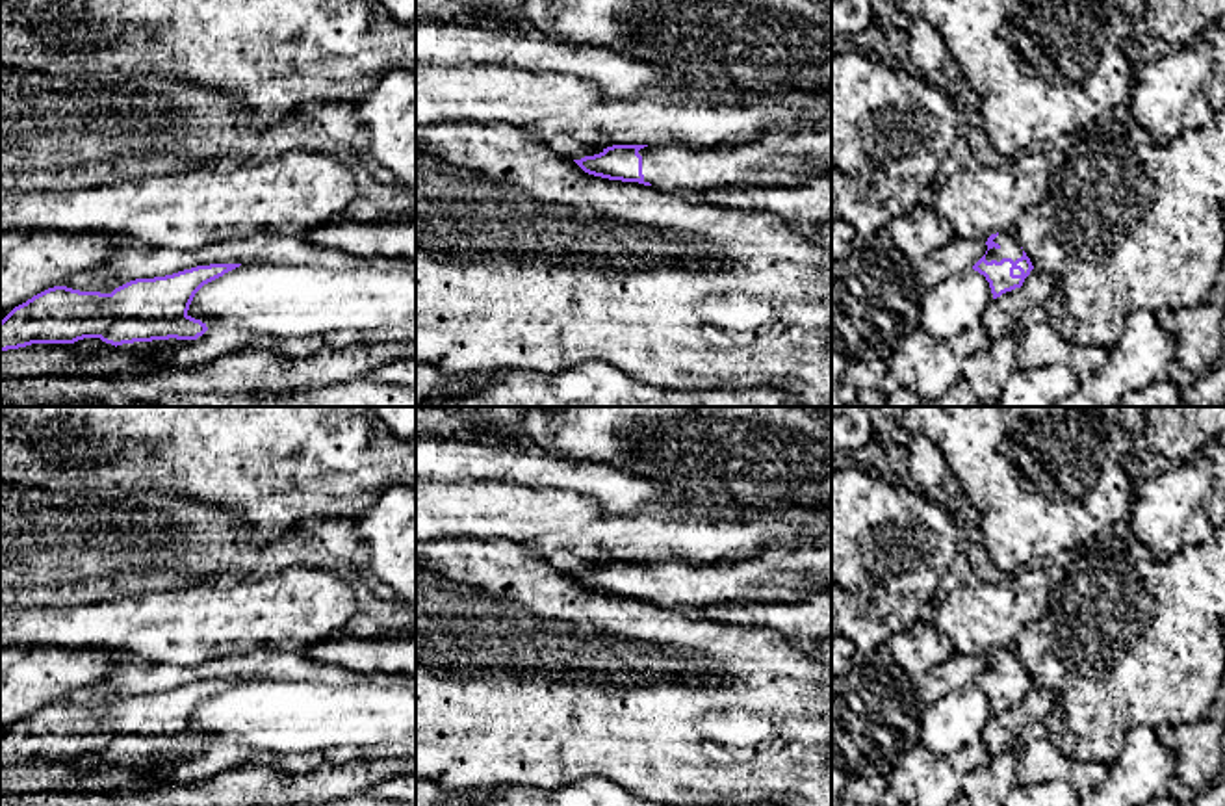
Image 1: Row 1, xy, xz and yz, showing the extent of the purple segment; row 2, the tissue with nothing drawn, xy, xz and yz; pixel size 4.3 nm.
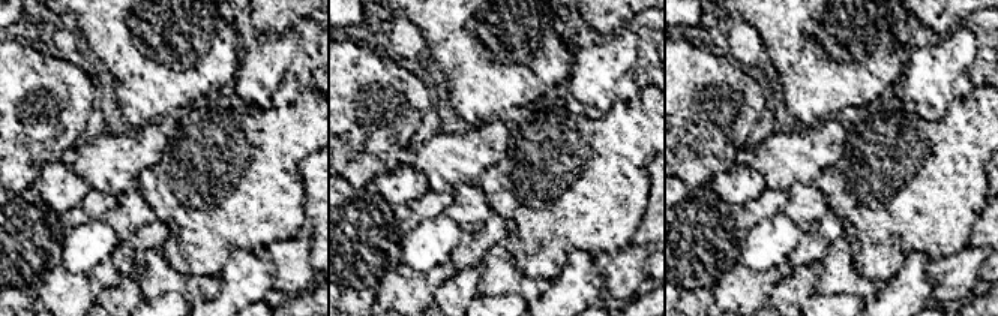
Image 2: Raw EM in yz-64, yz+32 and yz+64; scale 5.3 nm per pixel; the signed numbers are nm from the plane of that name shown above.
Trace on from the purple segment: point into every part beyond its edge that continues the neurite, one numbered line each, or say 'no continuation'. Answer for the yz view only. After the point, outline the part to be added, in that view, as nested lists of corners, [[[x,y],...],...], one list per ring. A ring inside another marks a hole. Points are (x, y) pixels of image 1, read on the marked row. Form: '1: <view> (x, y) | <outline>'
1: yz (1010, 247) | [[[999,232],[999,236],[993,241],[999,243],[1000,247],[999,249],[993,247],[987,251],[986,254],[987,262],[991,260],[1000,262],[1002,258],[1012,258],[1015,262],[1017,258],[1023,256],[1023,249],[1013,234]]]

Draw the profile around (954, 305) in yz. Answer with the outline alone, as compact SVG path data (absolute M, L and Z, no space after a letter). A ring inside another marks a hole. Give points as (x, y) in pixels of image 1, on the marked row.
M978 271L950 275L922 293L919 327L937 340L974 331L991 301L989 282Z

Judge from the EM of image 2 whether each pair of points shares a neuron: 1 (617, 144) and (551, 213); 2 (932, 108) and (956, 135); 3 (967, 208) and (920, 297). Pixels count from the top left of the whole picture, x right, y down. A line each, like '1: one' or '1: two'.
1: one
2: two
3: two

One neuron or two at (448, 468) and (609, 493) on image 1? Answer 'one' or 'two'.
one

